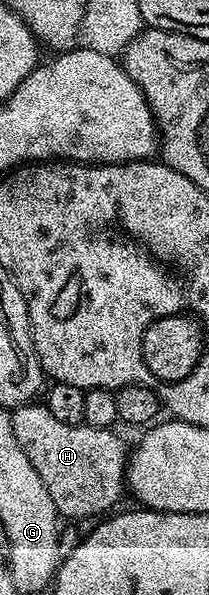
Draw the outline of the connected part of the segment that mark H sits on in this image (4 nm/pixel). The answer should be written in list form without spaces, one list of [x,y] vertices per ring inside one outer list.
[[[45,421],[37,431],[39,435],[18,435],[17,445],[21,445],[21,449],[29,453],[29,459],[33,459],[33,469],[37,469],[37,477],[45,481],[45,489],[49,489],[49,497],[53,497],[53,505],[60,516],[64,520],[87,519],[90,515],[102,516],[110,512],[110,507],[125,495],[129,447],[123,444],[122,437],[114,435],[116,432],[106,427],[74,427],[61,421]]]

